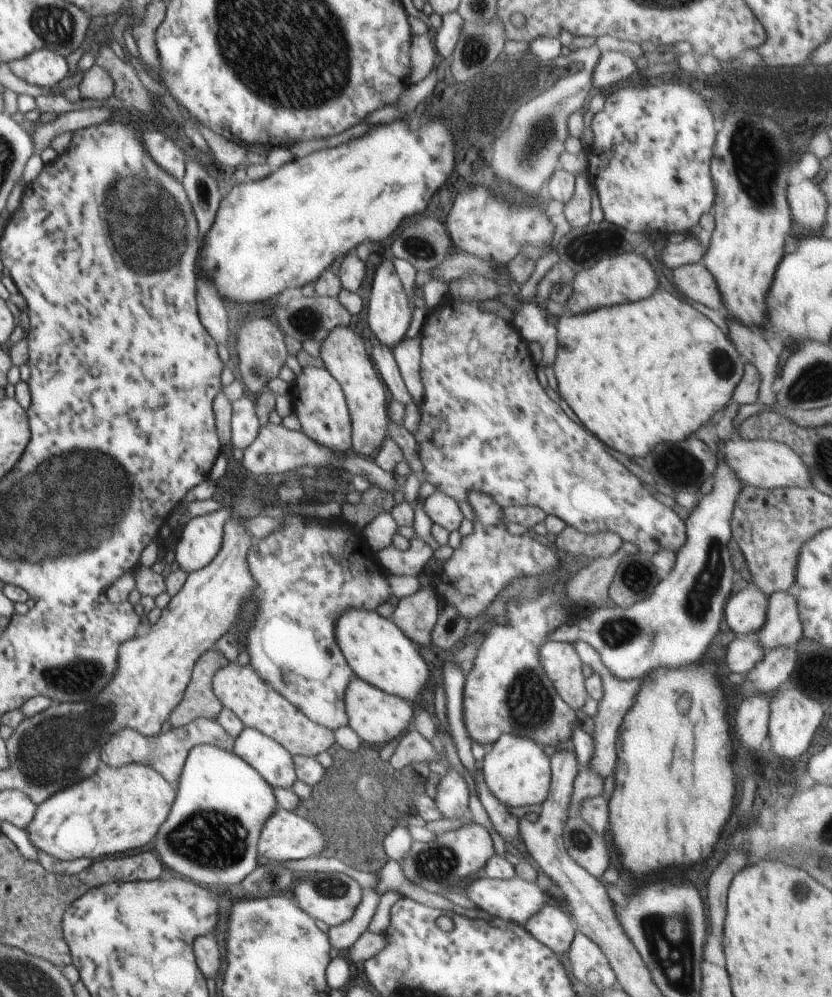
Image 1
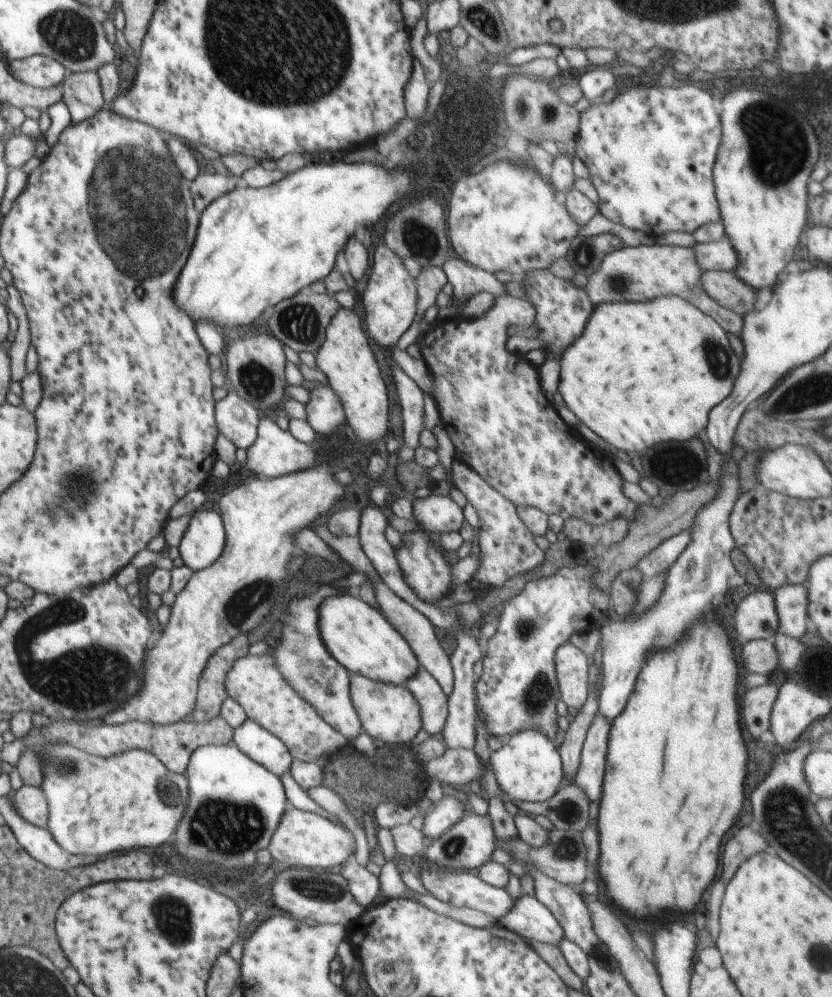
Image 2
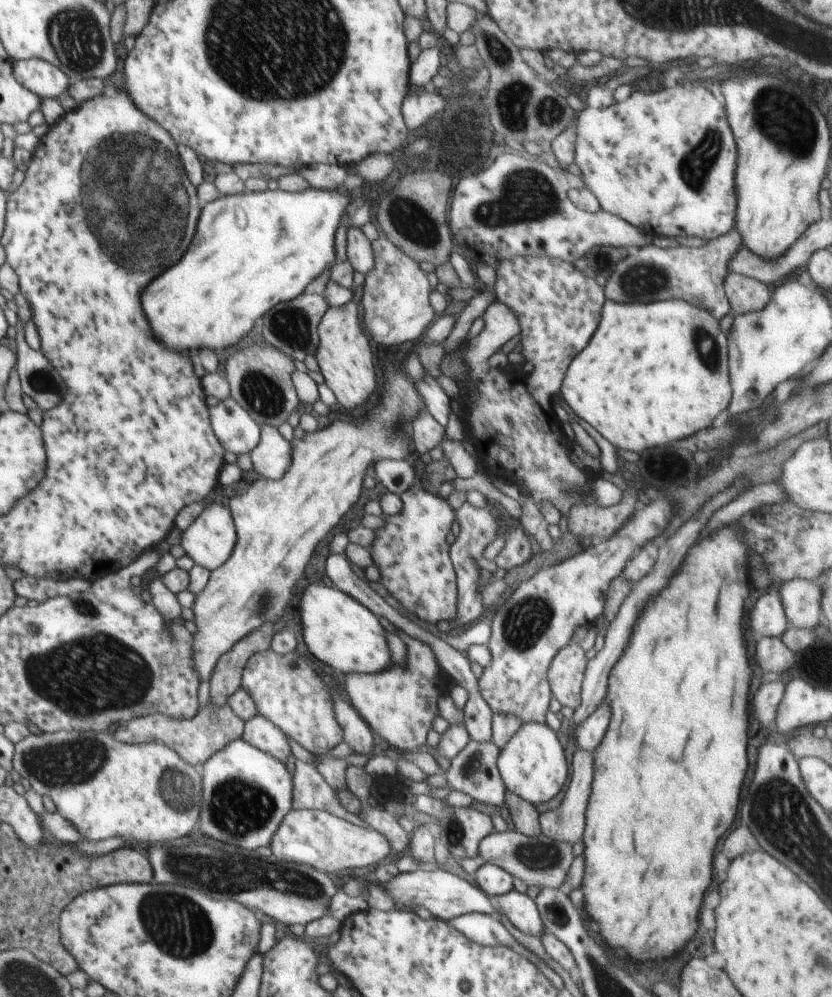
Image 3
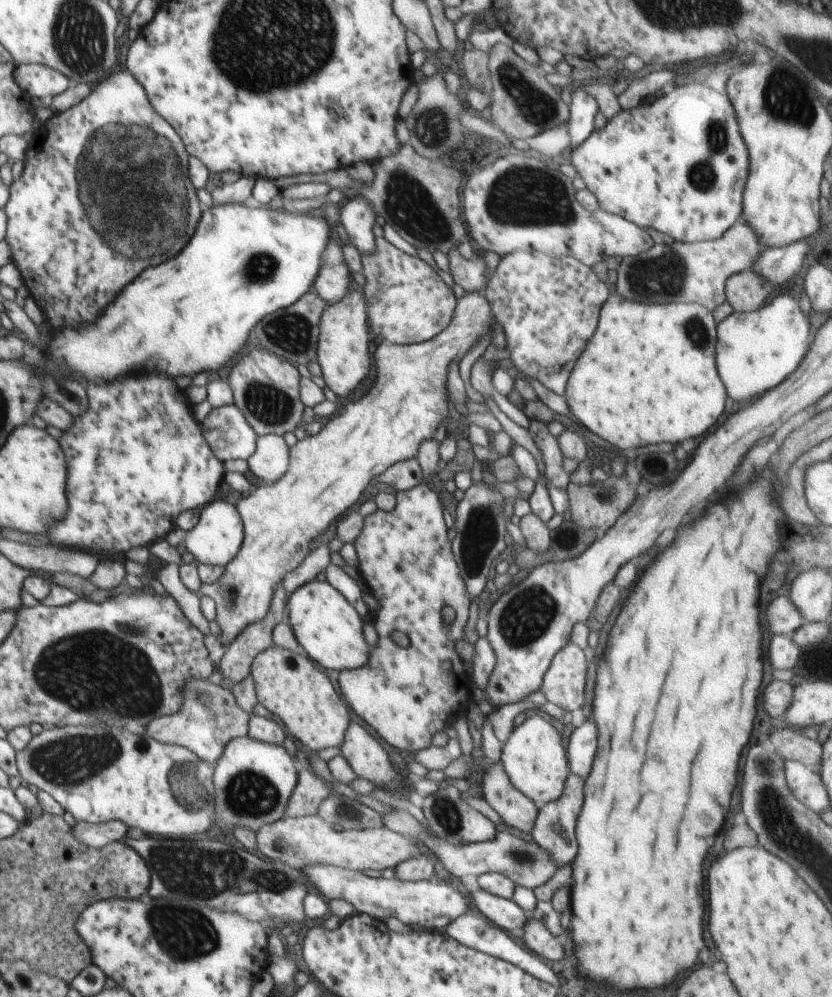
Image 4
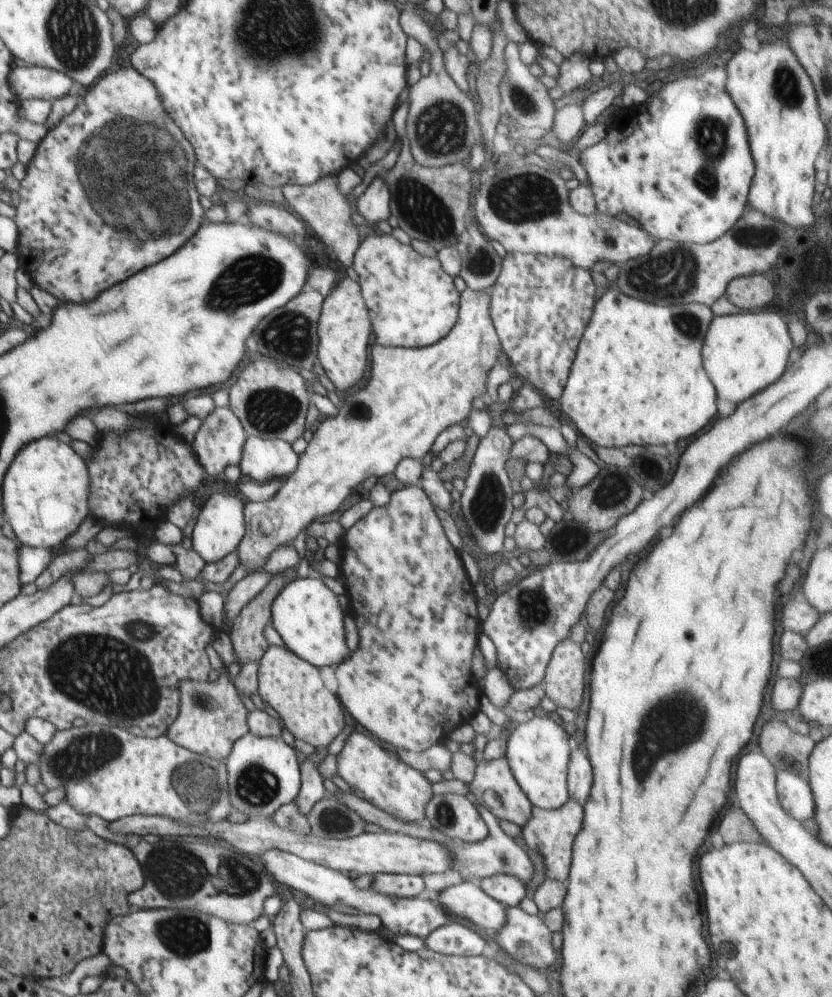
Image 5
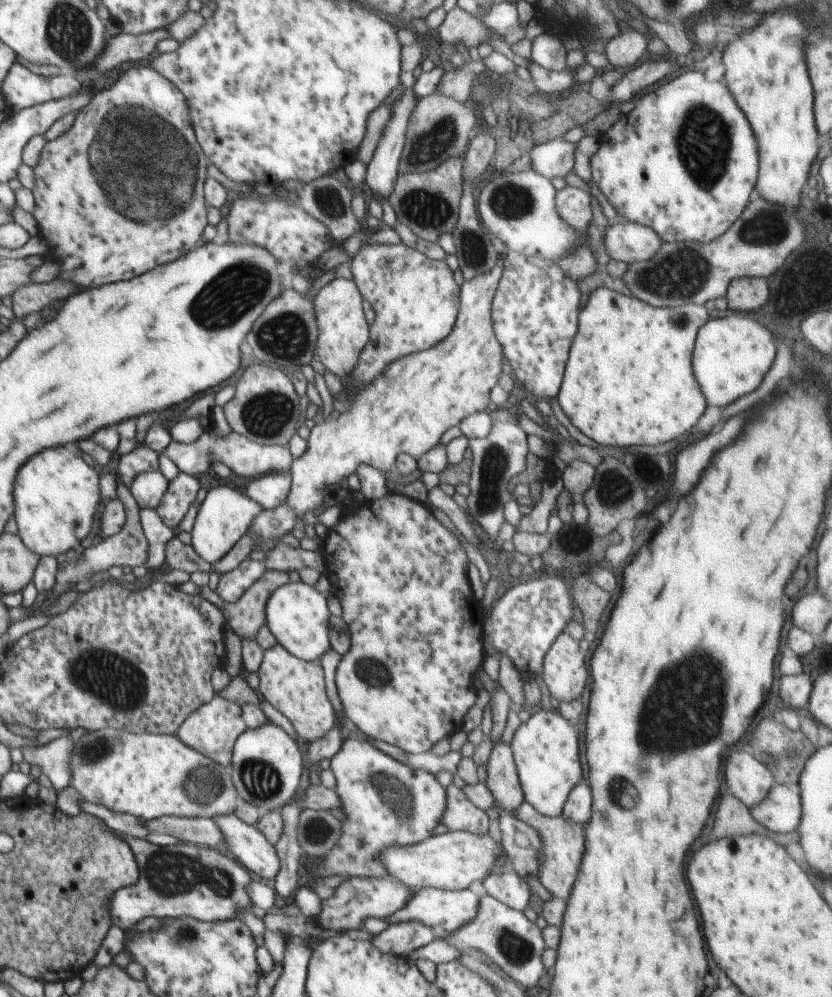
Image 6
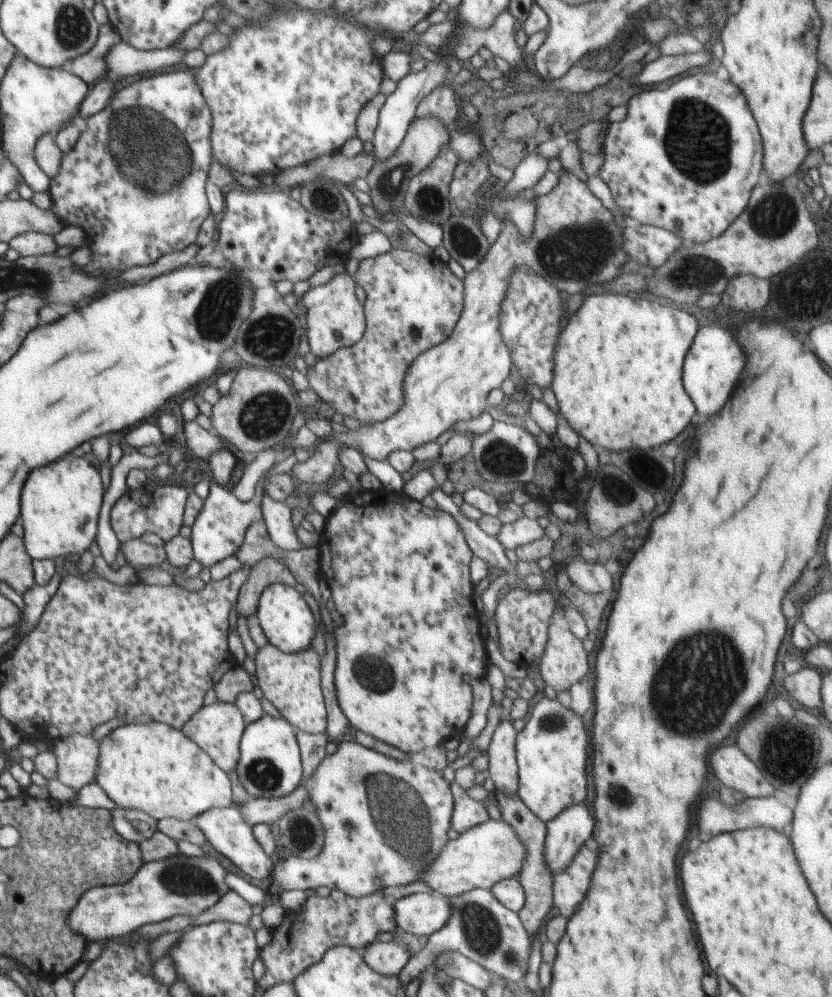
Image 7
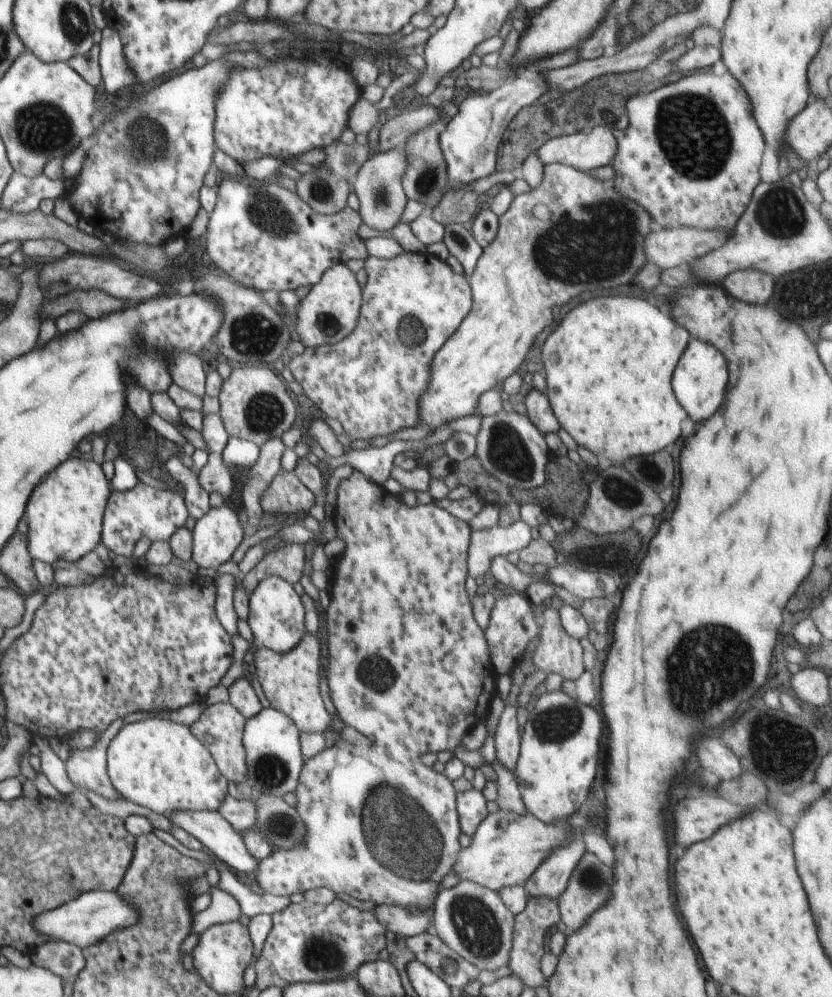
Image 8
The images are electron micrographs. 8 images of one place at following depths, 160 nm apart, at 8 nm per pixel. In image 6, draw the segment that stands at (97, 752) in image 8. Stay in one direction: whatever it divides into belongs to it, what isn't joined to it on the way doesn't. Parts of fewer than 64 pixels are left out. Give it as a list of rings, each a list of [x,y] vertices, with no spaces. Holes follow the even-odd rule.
[[[61,736],[40,748],[22,748],[23,758],[31,766],[39,766],[48,776],[56,791],[70,786],[73,777],[71,756],[75,742],[70,737]]]

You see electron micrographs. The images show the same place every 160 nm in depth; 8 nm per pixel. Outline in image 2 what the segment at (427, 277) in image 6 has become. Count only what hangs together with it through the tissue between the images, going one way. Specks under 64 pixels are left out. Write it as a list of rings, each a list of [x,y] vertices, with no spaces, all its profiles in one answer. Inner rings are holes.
[[[384,242],[377,244],[370,278],[363,293],[364,320],[370,338],[380,346],[395,346],[400,337],[412,326],[417,315],[417,280],[410,275],[403,258],[392,252]]]

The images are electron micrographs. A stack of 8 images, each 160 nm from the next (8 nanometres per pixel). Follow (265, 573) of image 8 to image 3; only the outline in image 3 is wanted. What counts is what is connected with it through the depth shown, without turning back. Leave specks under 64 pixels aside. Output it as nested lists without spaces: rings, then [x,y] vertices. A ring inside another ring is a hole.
[[[264,623],[220,655],[210,678],[210,701],[215,705],[222,706],[241,688],[241,678],[248,659],[253,654],[270,649],[274,636],[273,625]]]

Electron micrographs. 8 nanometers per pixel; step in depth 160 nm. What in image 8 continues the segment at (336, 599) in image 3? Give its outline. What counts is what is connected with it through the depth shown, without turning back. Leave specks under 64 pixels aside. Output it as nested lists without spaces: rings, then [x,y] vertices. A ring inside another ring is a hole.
[[[280,576],[264,578],[249,596],[249,614],[247,624],[254,634],[256,648],[268,648],[277,654],[293,650],[306,634],[305,610],[298,592],[287,580]]]

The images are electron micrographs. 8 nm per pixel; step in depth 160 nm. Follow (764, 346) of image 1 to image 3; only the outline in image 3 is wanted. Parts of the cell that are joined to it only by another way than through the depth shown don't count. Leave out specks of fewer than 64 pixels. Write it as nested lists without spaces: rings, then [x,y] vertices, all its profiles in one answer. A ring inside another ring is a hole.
[[[734,226],[726,234],[704,242],[700,247],[684,245],[660,248],[648,245],[630,251],[613,270],[607,285],[605,297],[617,303],[642,303],[682,299],[699,308],[709,310],[720,320],[732,312],[725,292],[725,278],[729,273],[729,262],[742,248],[743,240]]]

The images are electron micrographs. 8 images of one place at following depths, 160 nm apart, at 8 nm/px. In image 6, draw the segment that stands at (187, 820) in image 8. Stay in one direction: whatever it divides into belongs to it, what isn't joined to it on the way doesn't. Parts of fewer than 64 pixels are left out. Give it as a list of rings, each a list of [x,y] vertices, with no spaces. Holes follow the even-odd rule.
[[[234,812],[212,818],[236,861],[255,879],[266,880],[278,874],[280,859],[275,845],[271,845],[257,828],[244,823]]]

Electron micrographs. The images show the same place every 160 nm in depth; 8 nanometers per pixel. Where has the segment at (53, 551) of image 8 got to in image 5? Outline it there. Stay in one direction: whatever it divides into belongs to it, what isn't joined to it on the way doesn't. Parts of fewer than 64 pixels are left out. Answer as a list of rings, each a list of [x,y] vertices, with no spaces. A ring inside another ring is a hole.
[[[54,436],[24,446],[13,458],[2,485],[3,513],[22,545],[55,549],[90,516],[91,478],[84,459]]]

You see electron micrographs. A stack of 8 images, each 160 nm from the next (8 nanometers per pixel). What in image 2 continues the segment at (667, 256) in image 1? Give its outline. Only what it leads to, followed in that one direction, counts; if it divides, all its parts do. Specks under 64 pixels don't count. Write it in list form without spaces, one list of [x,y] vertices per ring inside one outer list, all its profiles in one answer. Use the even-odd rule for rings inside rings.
[[[727,236],[718,242],[695,244],[697,263],[704,271],[734,271],[739,265],[739,256]]]

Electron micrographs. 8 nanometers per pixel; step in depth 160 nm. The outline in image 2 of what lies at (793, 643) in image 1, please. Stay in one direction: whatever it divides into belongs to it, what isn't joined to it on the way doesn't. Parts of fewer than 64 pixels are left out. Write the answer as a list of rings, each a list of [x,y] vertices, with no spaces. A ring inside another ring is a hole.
[[[806,584],[781,586],[774,590],[775,607],[779,618],[778,632],[799,638],[809,624],[808,589]]]

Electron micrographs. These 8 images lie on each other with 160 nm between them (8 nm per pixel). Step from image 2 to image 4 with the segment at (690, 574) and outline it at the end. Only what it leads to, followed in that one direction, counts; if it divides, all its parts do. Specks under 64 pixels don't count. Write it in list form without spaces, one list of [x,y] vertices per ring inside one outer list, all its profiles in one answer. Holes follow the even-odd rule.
[[[590,718],[571,734],[567,750],[567,761],[572,774],[584,779],[592,772],[596,754],[596,725]]]

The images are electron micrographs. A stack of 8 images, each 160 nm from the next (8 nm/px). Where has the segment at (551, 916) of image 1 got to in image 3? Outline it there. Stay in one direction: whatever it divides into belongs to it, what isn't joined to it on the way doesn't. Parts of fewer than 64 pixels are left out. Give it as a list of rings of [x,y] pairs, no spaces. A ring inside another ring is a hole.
[[[512,890],[494,899],[497,914],[504,914],[514,928],[524,934],[542,936],[544,932],[543,920],[540,918],[535,900],[526,894]]]

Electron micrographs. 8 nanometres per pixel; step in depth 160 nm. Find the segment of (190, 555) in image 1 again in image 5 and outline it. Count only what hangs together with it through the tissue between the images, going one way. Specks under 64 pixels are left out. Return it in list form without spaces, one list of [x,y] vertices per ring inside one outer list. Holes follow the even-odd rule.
[[[216,492],[208,498],[201,511],[192,532],[193,549],[200,554],[206,563],[213,563],[224,558],[233,550],[237,550],[239,542],[245,535],[245,516],[243,513],[245,502],[237,494],[223,494]]]

